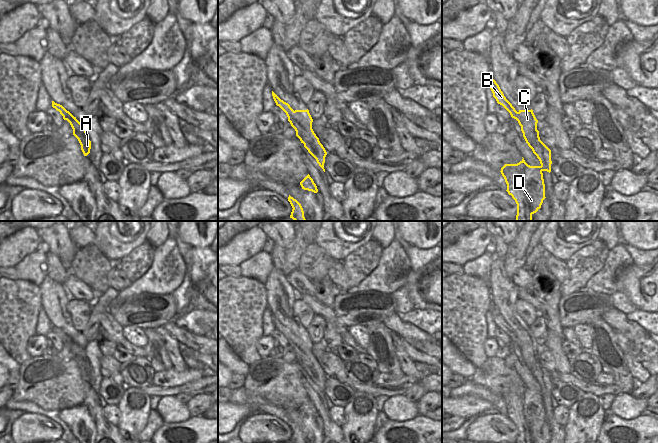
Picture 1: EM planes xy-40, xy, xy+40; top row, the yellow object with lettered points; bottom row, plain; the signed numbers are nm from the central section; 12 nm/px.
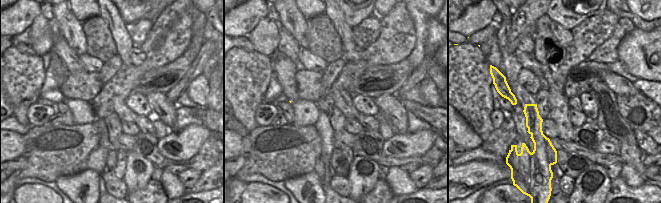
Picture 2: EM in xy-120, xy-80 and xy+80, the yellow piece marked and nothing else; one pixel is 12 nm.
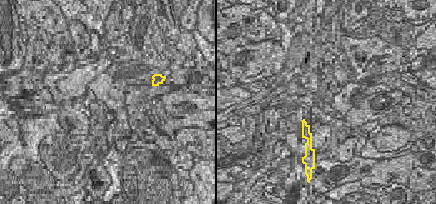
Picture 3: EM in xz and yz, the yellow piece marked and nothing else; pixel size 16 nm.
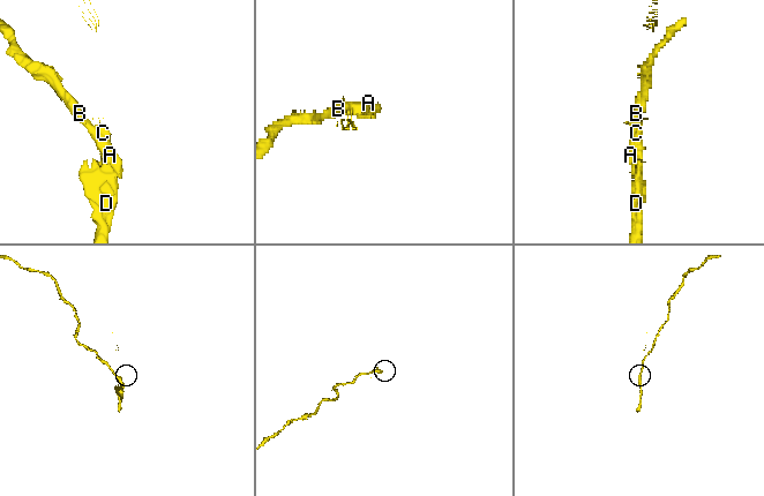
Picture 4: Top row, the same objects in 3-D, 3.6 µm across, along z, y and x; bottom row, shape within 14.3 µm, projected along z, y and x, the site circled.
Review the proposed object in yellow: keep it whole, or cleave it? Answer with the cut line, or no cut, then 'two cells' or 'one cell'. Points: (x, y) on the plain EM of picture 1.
cut xy+40 (536, 350), (535, 357), (539, 372), (535, 378); two cells

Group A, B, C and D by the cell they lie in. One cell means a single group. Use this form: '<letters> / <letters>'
A C D / B

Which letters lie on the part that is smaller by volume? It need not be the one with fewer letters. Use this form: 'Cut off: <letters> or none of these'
Cut off: A, C, D

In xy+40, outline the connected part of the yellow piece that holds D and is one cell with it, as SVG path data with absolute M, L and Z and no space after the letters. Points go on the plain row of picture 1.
M523 382L517 388L505 388L500 396L517 428L516 443L532 443L546 422L541 390L530 390Z

